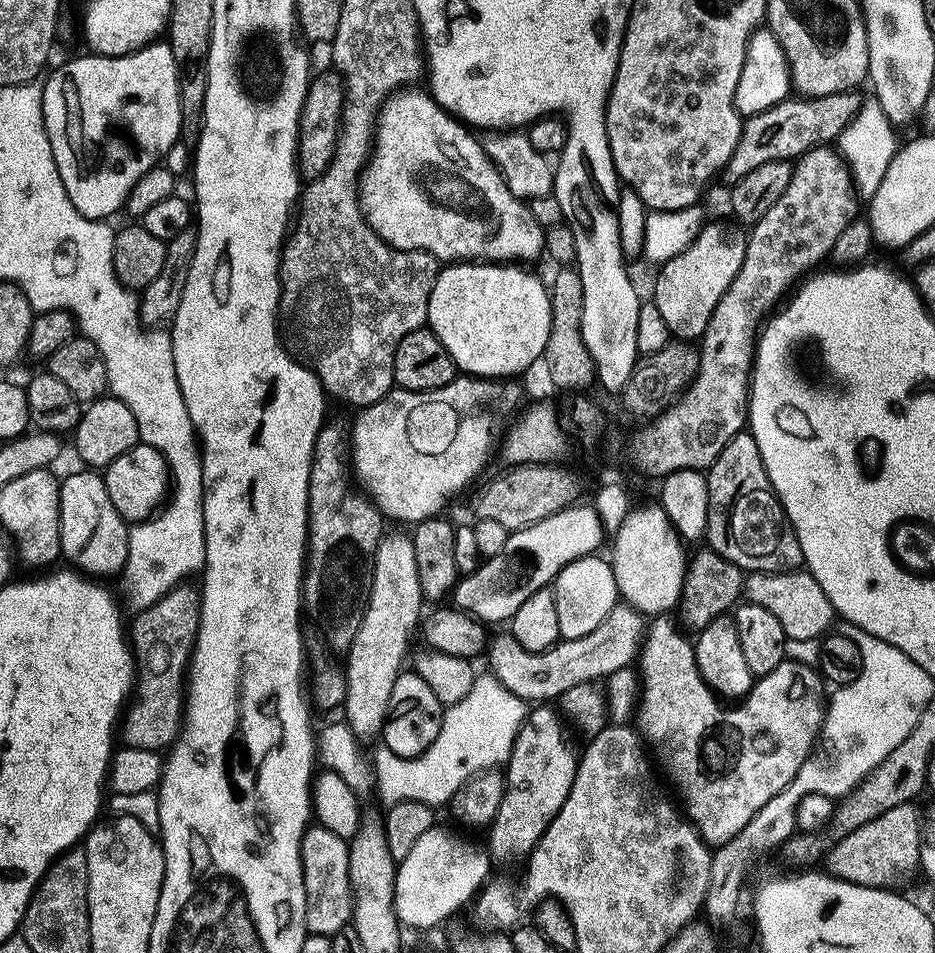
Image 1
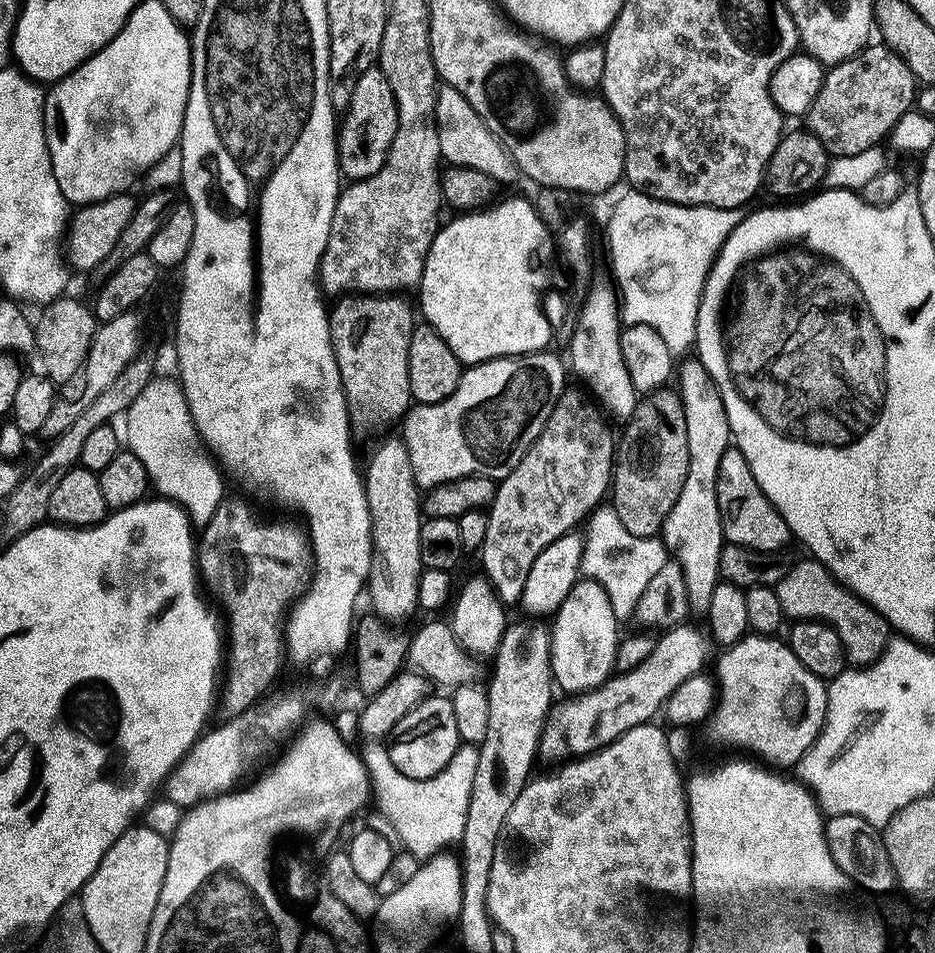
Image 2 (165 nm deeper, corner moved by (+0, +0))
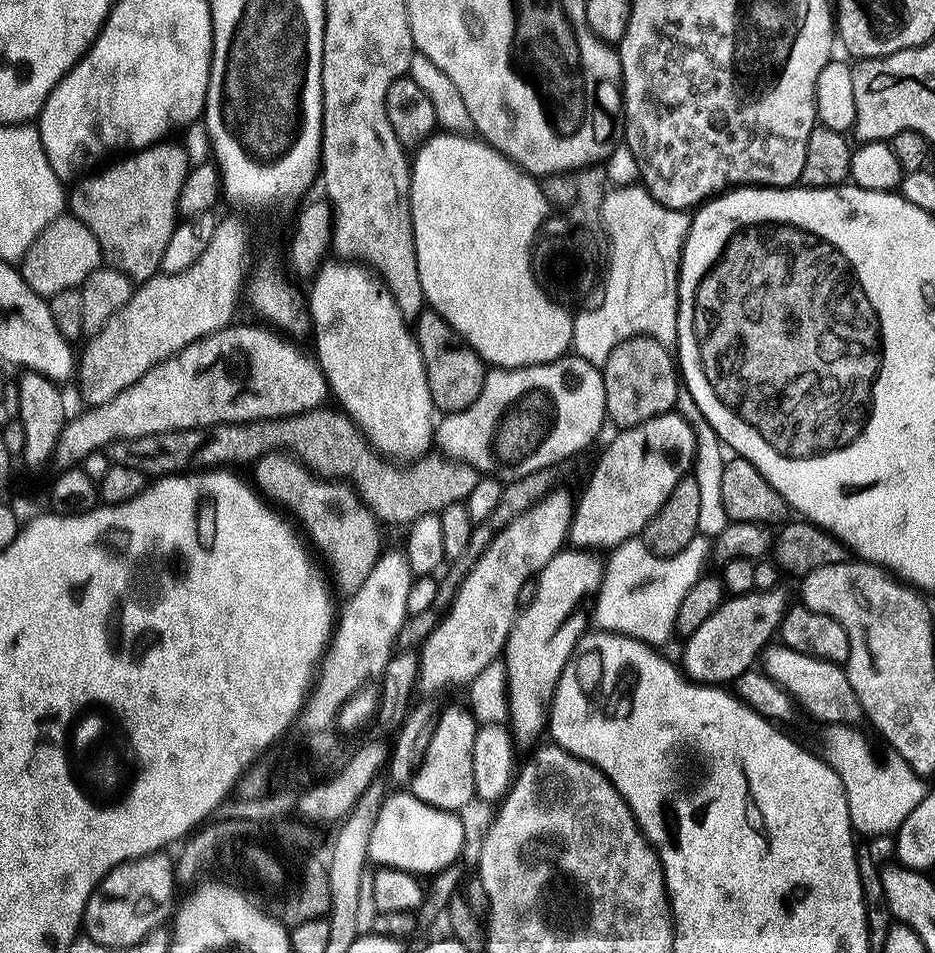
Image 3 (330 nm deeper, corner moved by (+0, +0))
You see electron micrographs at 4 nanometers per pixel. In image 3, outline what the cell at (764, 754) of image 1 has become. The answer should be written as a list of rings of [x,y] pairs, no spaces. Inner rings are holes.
[[[772,646],[762,656],[762,668],[774,683],[792,695],[803,711],[805,708],[824,726],[852,726],[857,723],[856,719],[861,719],[860,703],[854,694],[854,686],[850,686],[850,678],[841,665],[810,658],[783,646]]]

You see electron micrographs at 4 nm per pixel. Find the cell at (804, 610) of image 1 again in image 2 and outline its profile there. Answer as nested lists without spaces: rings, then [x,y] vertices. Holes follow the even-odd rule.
[[[807,559],[792,567],[786,578],[782,578],[782,582],[775,587],[785,617],[792,622],[818,620],[821,624],[829,624],[834,630],[838,630],[838,638],[842,638],[848,659],[853,665],[875,664],[880,655],[888,649],[888,621],[865,600],[854,595],[845,584],[837,582],[834,574],[819,560]]]

